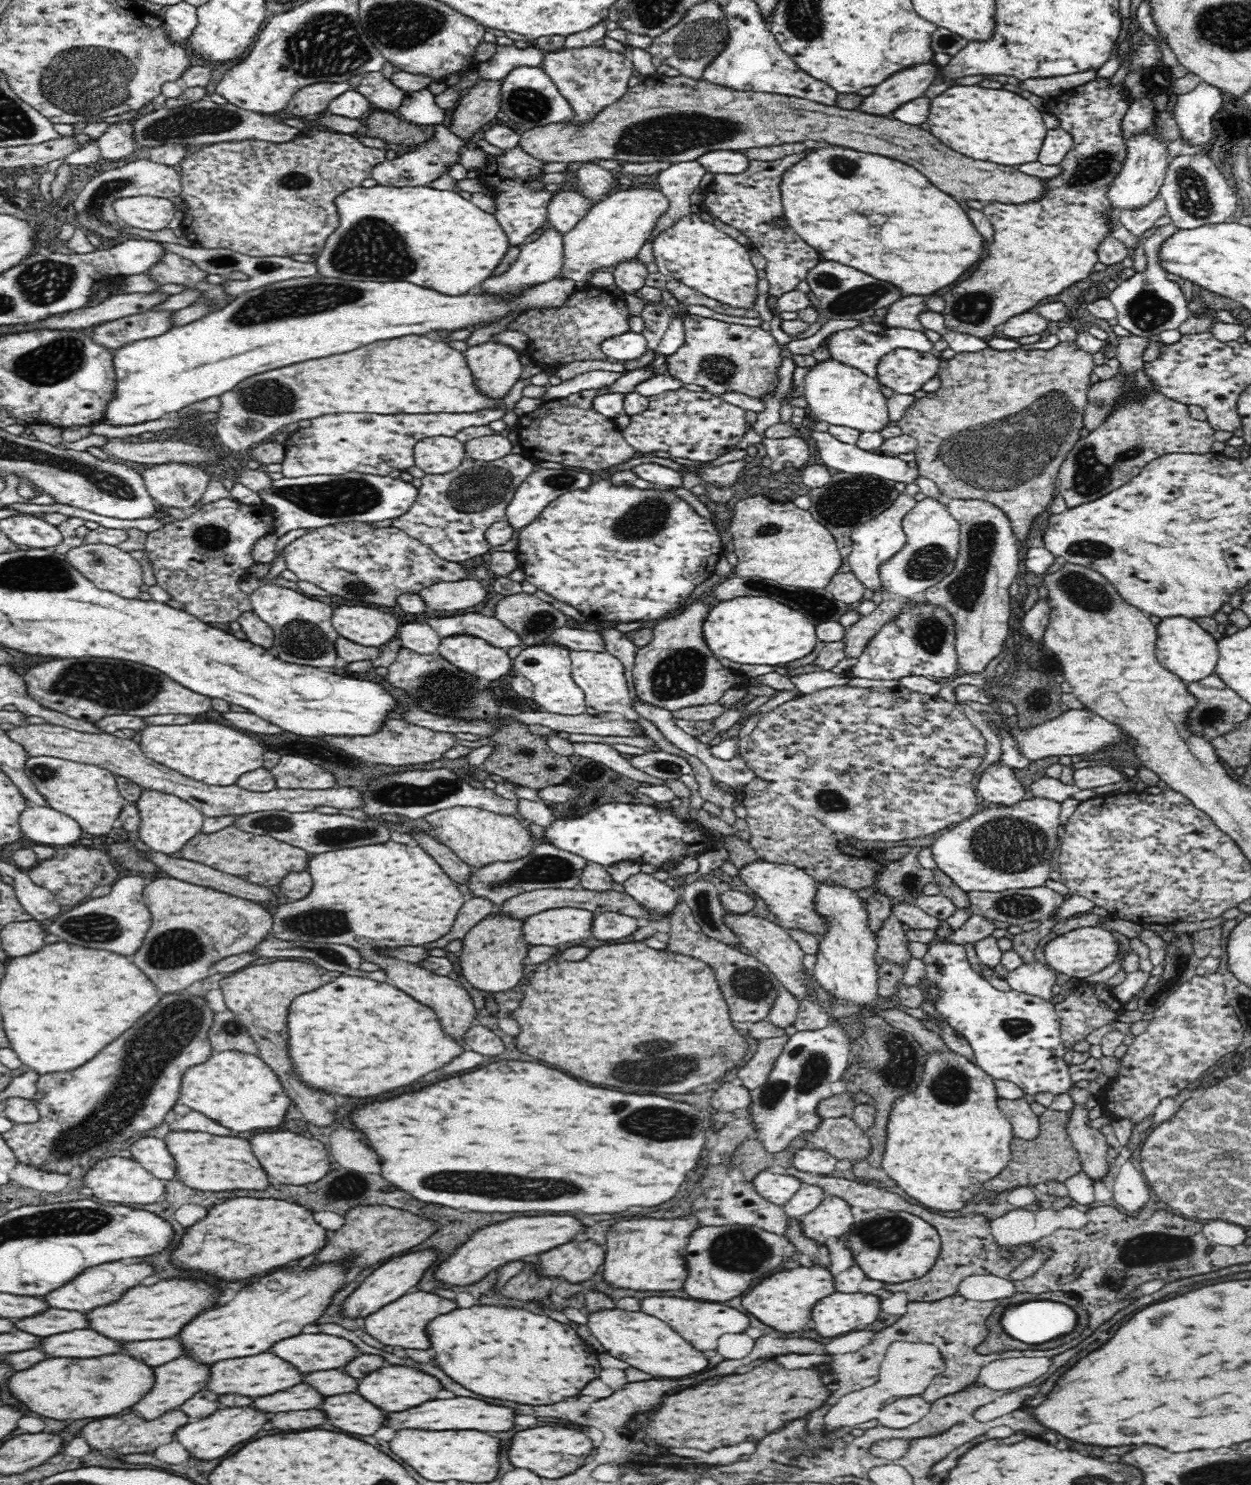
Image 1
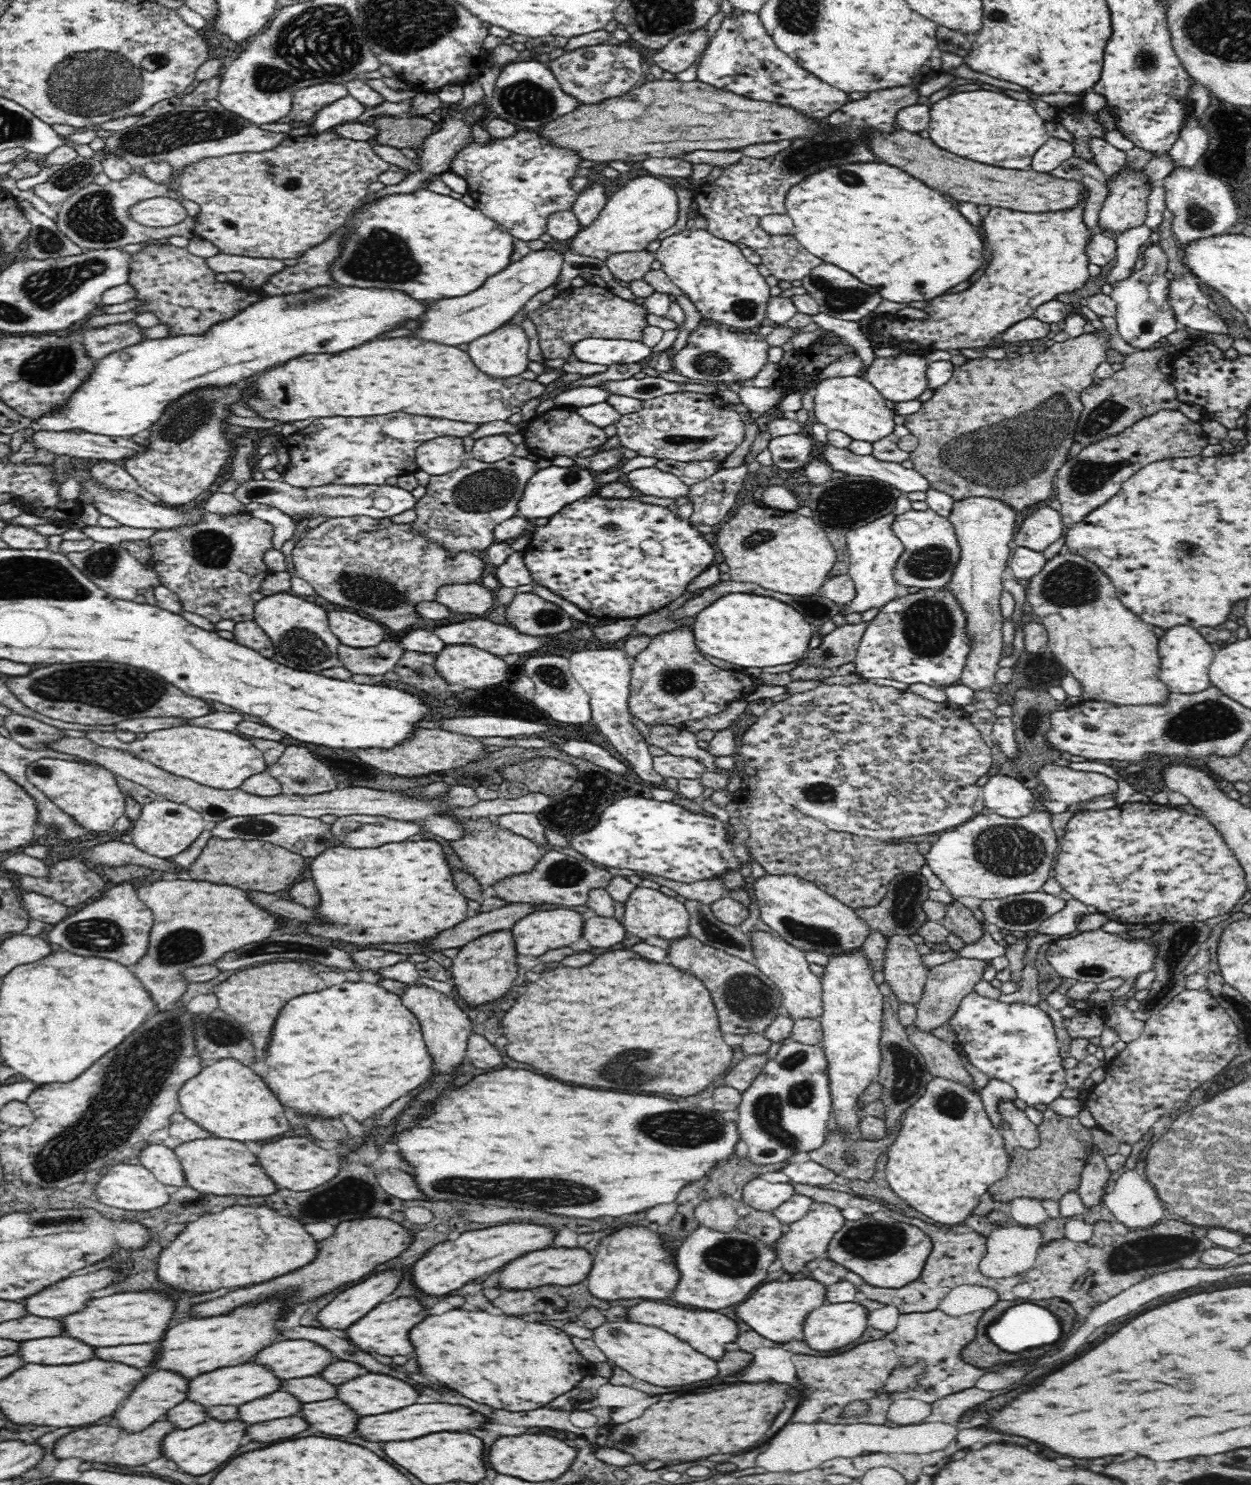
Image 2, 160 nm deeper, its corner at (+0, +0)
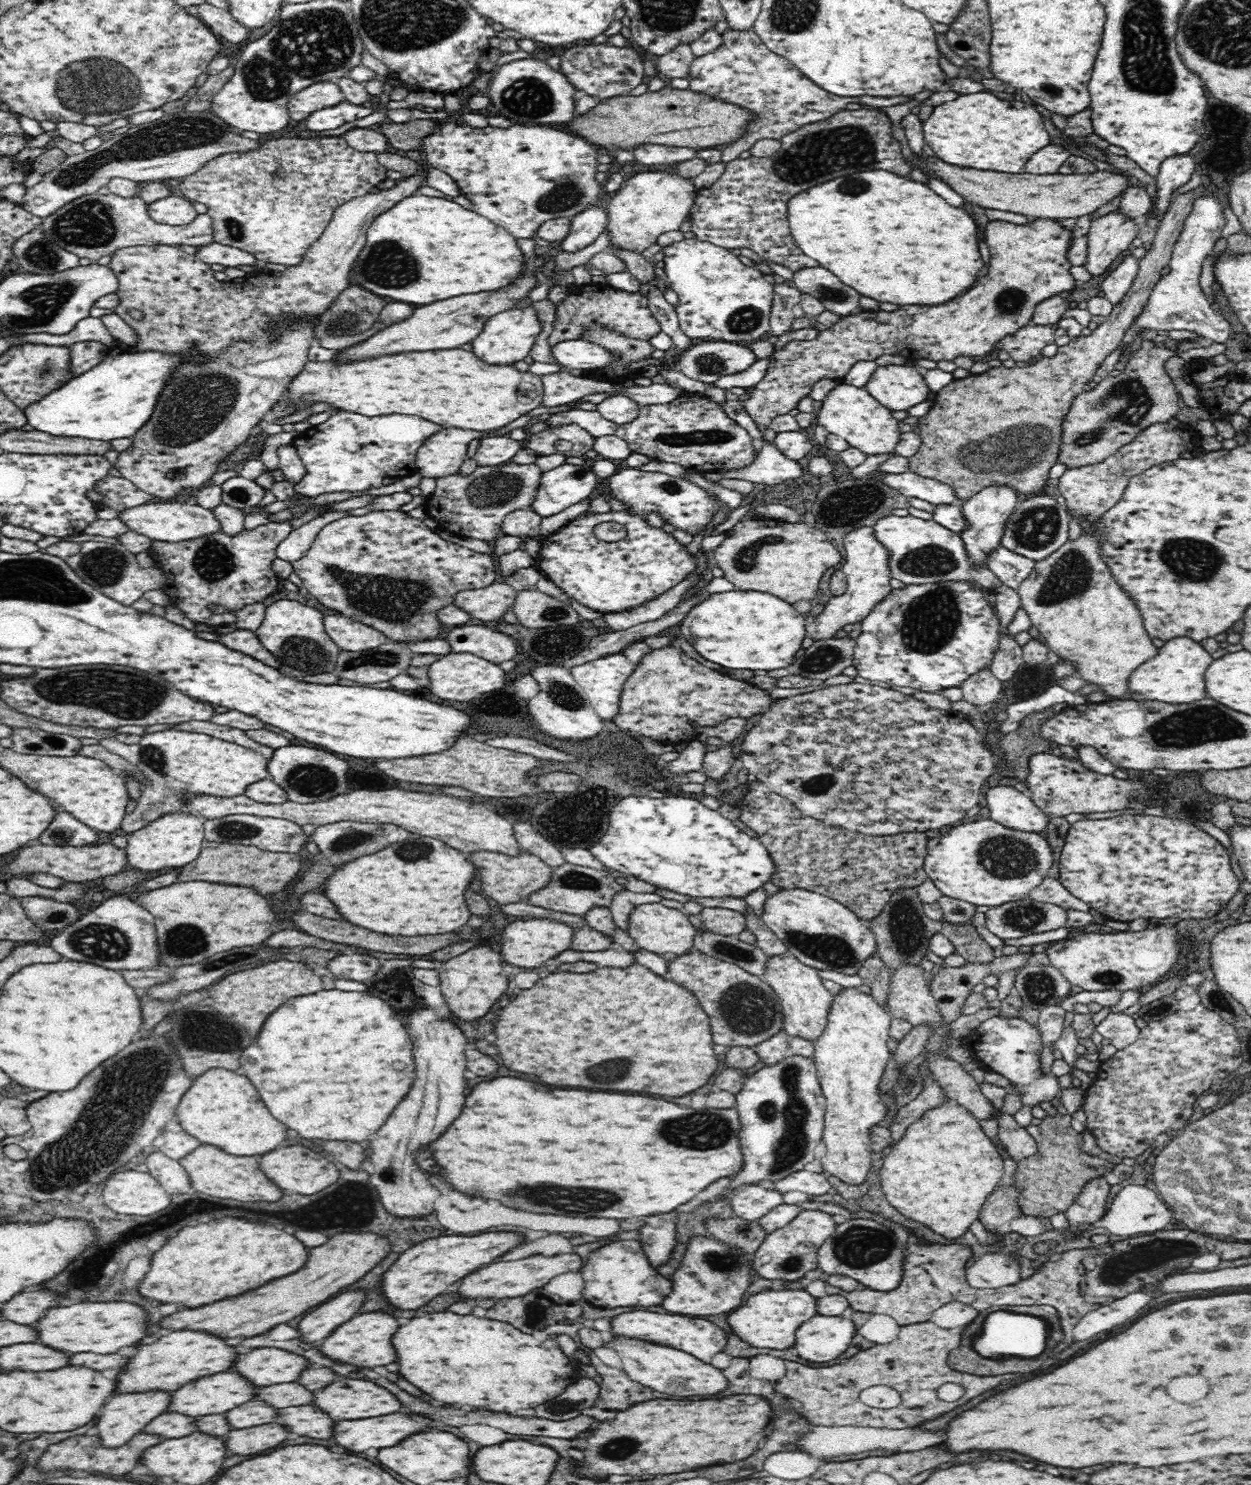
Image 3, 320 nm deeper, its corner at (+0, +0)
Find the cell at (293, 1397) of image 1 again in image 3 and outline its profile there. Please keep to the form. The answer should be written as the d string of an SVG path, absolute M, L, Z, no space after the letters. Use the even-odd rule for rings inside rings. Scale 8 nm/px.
M257 1399L245 1402L225 1413L227 1421L233 1429L242 1429L261 1424L268 1424L275 1420L278 1408L272 1408Z

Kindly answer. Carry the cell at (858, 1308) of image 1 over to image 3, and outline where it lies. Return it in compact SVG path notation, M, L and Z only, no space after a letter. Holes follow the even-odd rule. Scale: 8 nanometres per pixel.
M816 1314L798 1328L793 1347L802 1360L830 1362L846 1352L855 1334L856 1327L850 1319Z

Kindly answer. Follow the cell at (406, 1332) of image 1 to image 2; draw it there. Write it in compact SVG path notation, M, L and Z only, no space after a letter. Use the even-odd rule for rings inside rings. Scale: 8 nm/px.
M398 1298L388 1304L379 1304L376 1309L370 1310L366 1316L360 1318L360 1322L355 1322L345 1331L347 1339L356 1348L367 1352L368 1354L382 1354L382 1356L406 1356L414 1348L408 1340L408 1330L414 1328L422 1318L426 1318L426 1310L420 1306L416 1298Z

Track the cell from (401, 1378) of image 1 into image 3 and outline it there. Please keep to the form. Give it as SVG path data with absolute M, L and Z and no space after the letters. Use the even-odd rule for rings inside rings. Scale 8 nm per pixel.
M336 1380L313 1393L313 1405L318 1406L322 1412L326 1412L334 1422L384 1416L384 1414L392 1414L392 1412L400 1410L400 1402L388 1390L376 1386L368 1380Z

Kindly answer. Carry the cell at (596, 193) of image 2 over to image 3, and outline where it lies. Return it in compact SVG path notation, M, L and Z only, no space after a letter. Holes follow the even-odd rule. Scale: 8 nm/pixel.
M592 204L571 220L571 227L567 237L560 242L562 252L578 252L584 246L590 246L602 231L606 229L608 216L602 208Z

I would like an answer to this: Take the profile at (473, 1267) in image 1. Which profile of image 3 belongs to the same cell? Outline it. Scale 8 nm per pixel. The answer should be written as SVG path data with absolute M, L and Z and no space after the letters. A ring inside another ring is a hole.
M486 1232L480 1236L458 1235L446 1238L431 1238L420 1242L400 1254L394 1266L382 1276L380 1292L384 1294L386 1302L398 1310L416 1310L430 1302L434 1296L442 1294L450 1284L468 1276L470 1272L494 1262L498 1256L520 1244L524 1236L516 1232Z

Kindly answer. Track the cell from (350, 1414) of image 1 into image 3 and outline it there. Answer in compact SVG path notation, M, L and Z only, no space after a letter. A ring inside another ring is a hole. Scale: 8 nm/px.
M313 1404L278 1409L274 1421L298 1436L308 1436L308 1438L326 1440L332 1436L334 1430L334 1422L328 1418L328 1414L324 1414Z

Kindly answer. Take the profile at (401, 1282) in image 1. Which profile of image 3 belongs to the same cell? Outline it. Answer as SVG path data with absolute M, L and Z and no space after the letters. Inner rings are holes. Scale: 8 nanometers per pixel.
M348 1292L318 1306L312 1314L304 1316L298 1324L302 1342L316 1342L334 1332L340 1324L348 1322L356 1312L358 1304L364 1302L364 1292Z

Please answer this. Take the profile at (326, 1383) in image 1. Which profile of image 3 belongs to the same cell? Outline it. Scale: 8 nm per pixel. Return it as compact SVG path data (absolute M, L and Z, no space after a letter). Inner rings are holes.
M298 1381L275 1384L272 1386L256 1387L255 1398L265 1402L272 1408L283 1409L289 1406L312 1404L314 1393L304 1388Z

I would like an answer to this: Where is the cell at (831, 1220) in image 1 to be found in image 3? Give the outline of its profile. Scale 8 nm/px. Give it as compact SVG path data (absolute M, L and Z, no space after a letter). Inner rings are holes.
M803 1210L786 1226L766 1235L753 1254L751 1265L757 1277L774 1280L781 1278L796 1283L807 1275L817 1274L817 1250L835 1232L837 1224L831 1214L821 1210Z

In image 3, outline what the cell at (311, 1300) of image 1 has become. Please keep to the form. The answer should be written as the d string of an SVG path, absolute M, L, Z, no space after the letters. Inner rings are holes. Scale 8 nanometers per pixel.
M170 1332L168 1336L160 1338L152 1344L140 1344L136 1354L130 1356L128 1364L118 1372L116 1392L132 1394L132 1392L148 1392L148 1390L176 1390L198 1378L230 1370L234 1364L237 1352L222 1338L204 1332Z

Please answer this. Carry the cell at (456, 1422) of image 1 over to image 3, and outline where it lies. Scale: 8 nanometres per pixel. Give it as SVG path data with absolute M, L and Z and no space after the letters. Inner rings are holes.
M386 1414L380 1418L364 1418L364 1420L346 1420L336 1422L332 1442L358 1454L368 1448L390 1448L396 1446L398 1440L414 1432L422 1432L428 1428L422 1422L414 1422L404 1414Z

